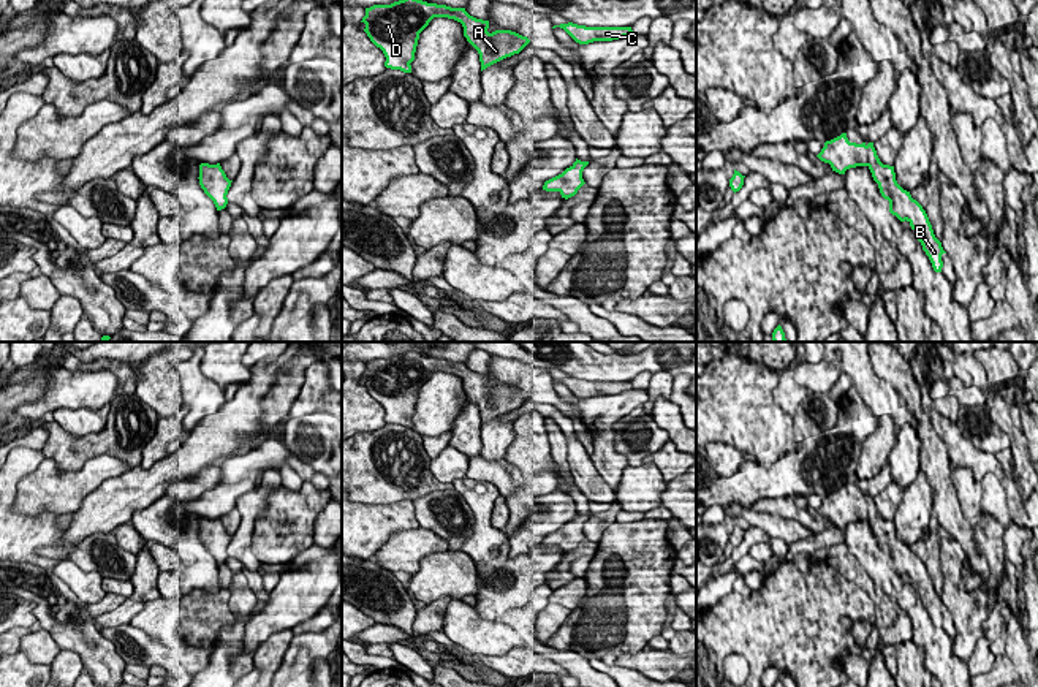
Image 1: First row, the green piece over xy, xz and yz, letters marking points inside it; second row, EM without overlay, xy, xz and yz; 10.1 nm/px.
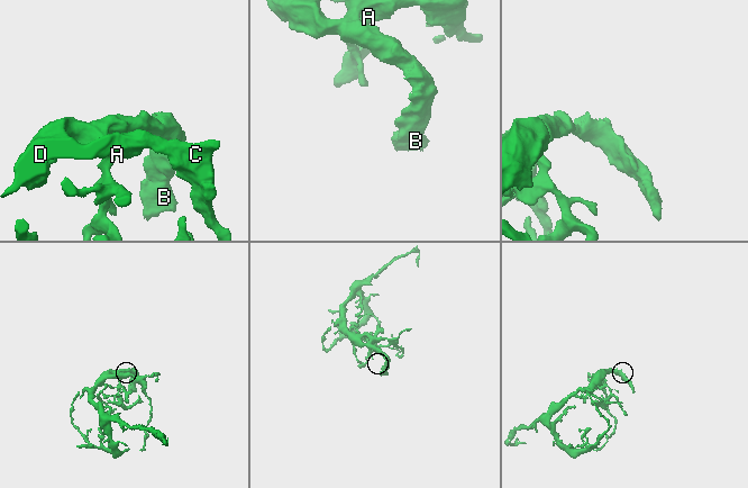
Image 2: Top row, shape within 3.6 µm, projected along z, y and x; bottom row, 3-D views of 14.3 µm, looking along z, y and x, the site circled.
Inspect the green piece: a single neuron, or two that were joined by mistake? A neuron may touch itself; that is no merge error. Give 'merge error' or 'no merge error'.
no merge error

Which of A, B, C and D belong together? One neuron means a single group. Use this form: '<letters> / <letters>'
A B C D

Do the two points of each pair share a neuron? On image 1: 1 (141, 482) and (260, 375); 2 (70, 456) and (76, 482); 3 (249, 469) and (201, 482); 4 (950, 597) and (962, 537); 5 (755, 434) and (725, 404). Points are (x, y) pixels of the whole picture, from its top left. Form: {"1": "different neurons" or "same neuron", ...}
{"1": "same neuron", "2": "different neurons", "3": "different neurons", "4": "different neurons", "5": "same neuron"}

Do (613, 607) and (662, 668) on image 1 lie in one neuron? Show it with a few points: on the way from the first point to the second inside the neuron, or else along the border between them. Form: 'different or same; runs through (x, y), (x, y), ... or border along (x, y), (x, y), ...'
different; border along (646, 646), (635, 652), (616, 654)

